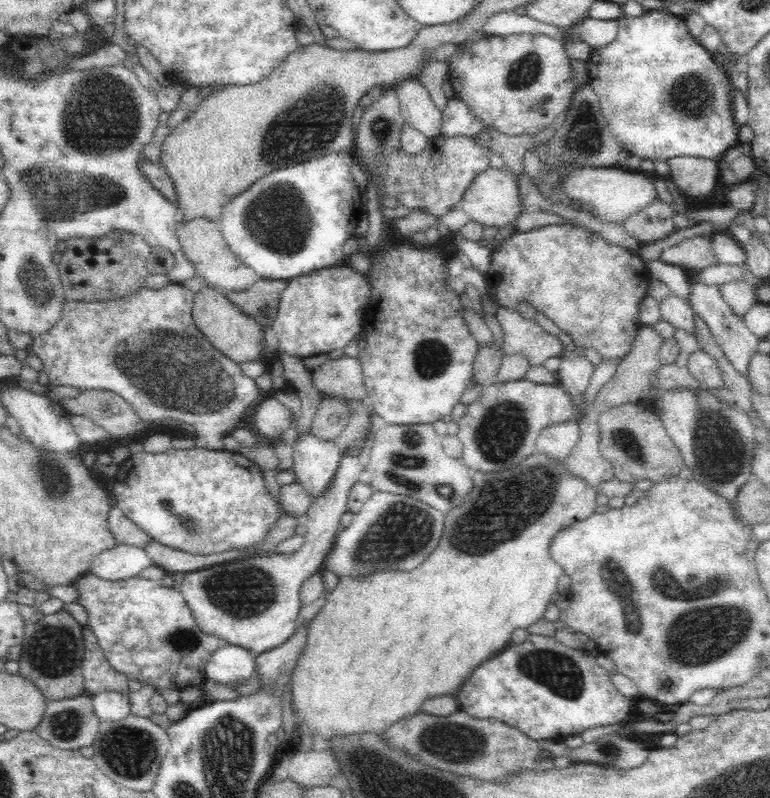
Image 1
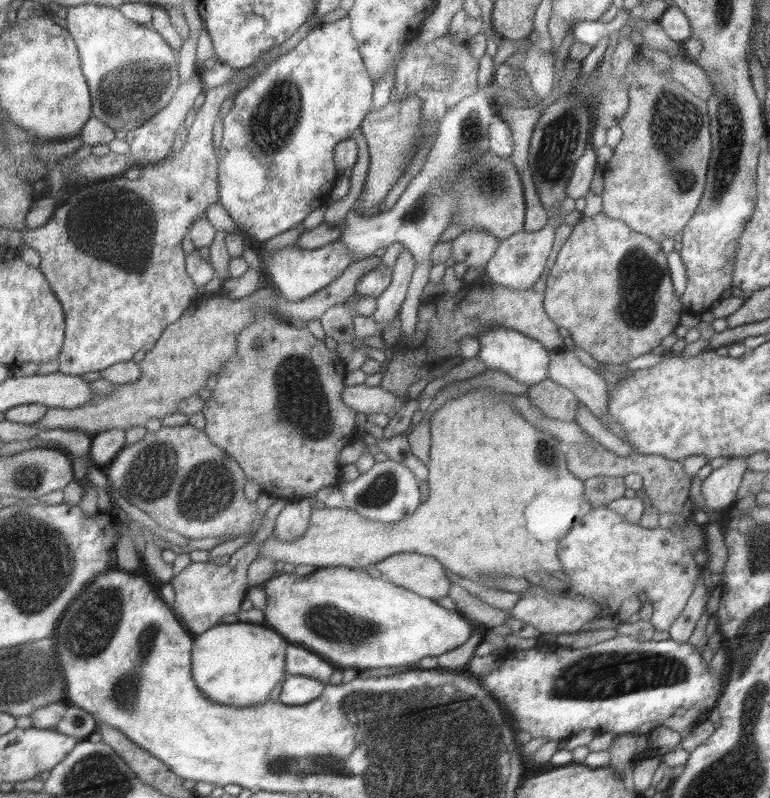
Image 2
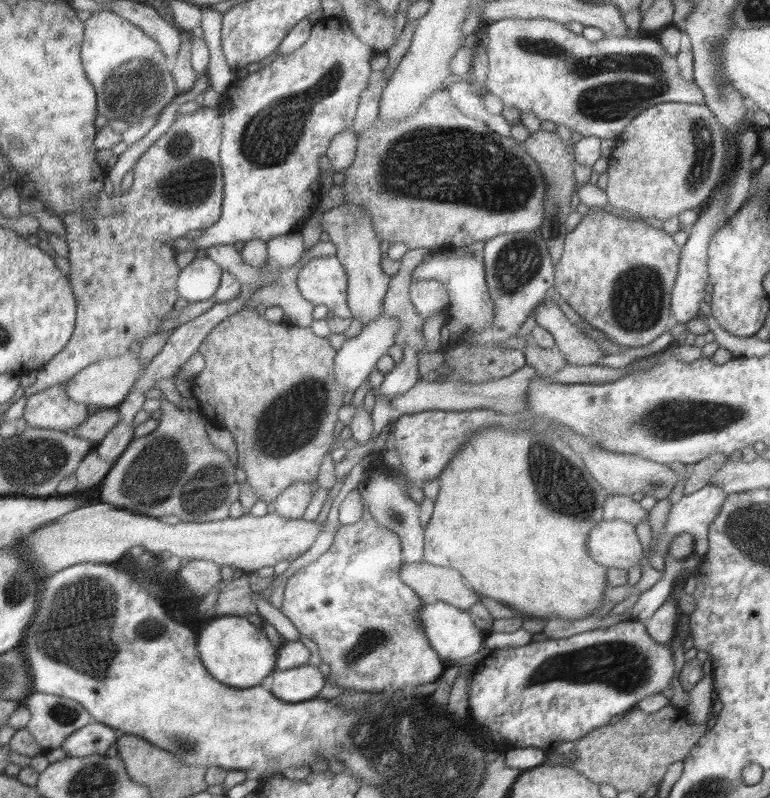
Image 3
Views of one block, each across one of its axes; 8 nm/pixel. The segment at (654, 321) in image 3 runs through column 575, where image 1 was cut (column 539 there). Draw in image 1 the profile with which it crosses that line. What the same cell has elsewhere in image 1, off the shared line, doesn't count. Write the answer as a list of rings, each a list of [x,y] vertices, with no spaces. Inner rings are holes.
[[[568,221],[566,225],[556,224],[555,226],[544,226],[543,228],[532,230],[531,232],[518,231],[510,235],[508,239],[499,242],[499,246],[495,247],[492,251],[489,267],[486,272],[483,273],[483,276],[488,280],[486,282],[488,293],[498,306],[502,305],[504,307],[512,307],[513,309],[514,307],[518,308],[520,301],[528,301],[530,305],[534,306],[534,310],[543,312],[548,318],[552,319],[554,324],[557,324],[558,328],[567,332],[568,335],[572,337],[572,342],[574,342],[575,346],[580,345],[584,349],[596,349],[601,354],[602,361],[619,359],[620,357],[624,358],[624,356],[630,352],[636,332],[638,332],[638,328],[641,328],[643,325],[638,317],[638,305],[645,298],[648,283],[651,279],[648,269],[646,268],[646,263],[644,263],[637,251],[624,249],[615,243],[610,244],[599,235],[590,232],[590,230],[574,226]]]

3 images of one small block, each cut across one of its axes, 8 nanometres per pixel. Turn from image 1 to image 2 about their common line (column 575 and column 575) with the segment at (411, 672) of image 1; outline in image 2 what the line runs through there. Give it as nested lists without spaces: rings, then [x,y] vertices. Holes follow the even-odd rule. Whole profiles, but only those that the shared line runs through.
[[[494,388],[468,390],[451,397],[432,414],[430,433],[431,450],[426,468],[429,500],[420,504],[414,514],[396,522],[380,522],[368,520],[345,506],[327,508],[320,505],[320,510],[317,506],[316,512],[312,512],[310,527],[302,537],[288,542],[270,535],[260,545],[257,558],[316,568],[364,569],[393,554],[412,552],[436,558],[453,574],[479,583],[478,576],[526,578],[528,574],[555,576],[562,573],[556,553],[560,538],[568,534],[576,518],[593,509],[585,498],[584,481],[569,472],[566,457],[569,446],[528,423],[524,414],[512,406],[512,394]]]

